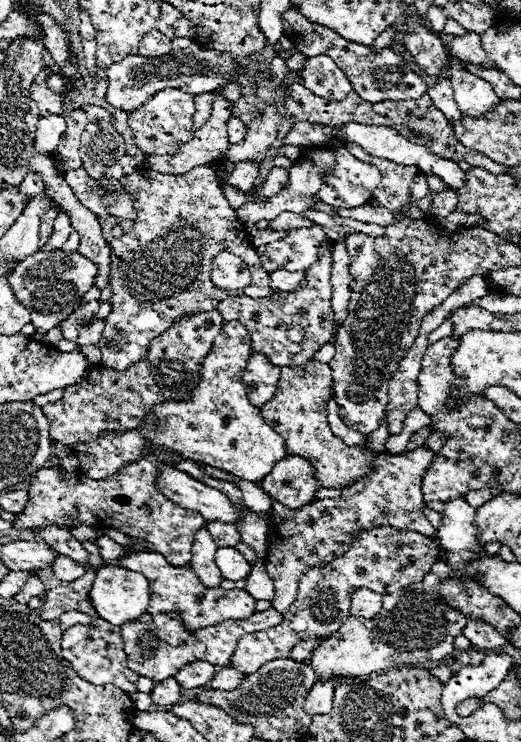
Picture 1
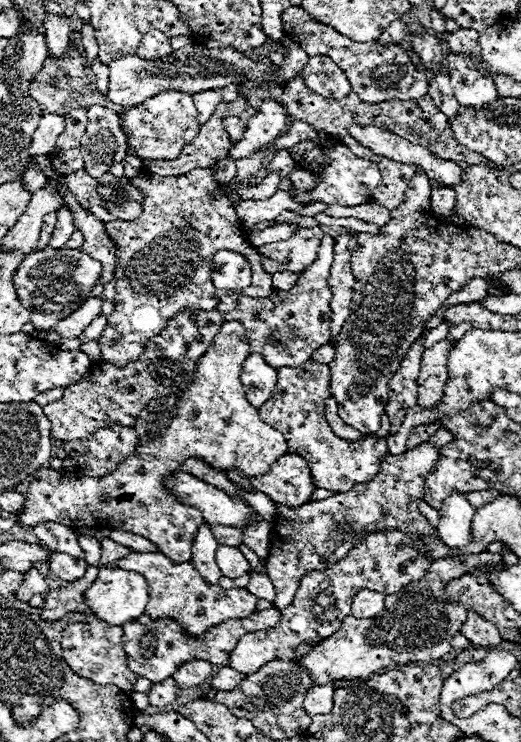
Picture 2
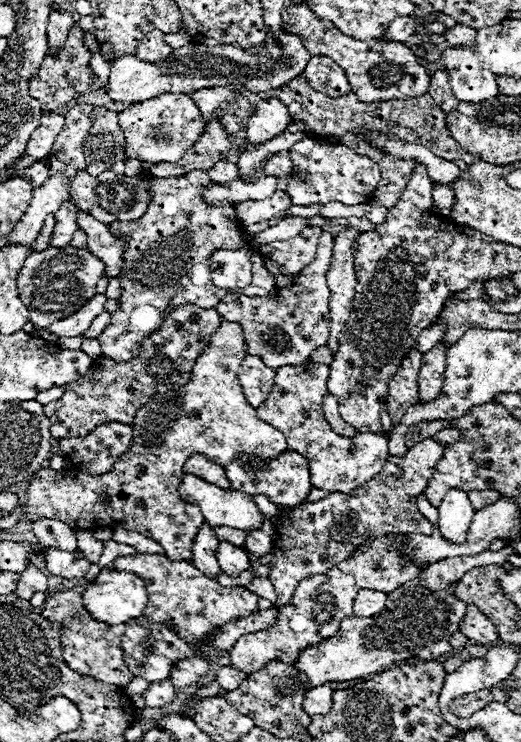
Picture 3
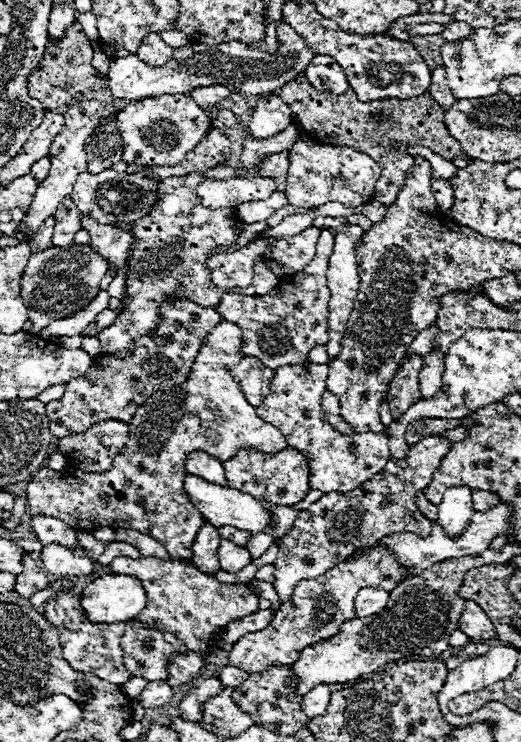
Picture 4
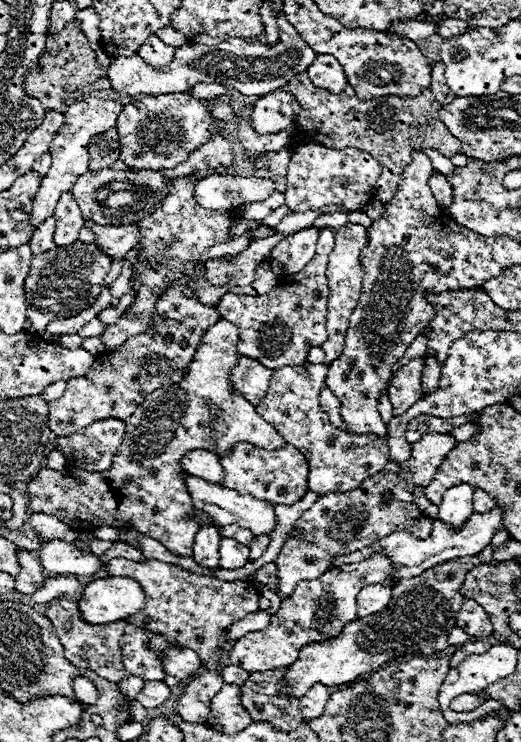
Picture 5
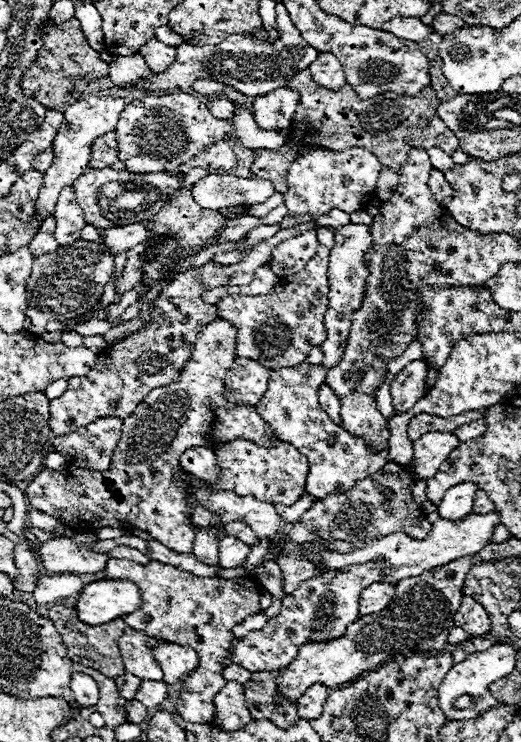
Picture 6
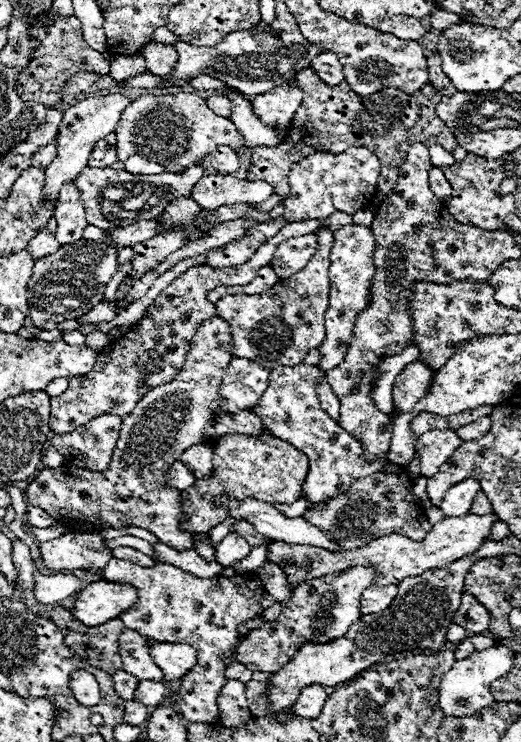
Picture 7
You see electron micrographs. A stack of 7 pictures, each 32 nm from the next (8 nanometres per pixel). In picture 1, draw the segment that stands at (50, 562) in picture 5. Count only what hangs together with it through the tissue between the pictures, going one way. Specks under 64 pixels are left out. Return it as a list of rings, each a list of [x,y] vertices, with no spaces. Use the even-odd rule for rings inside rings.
[[[58,554],[58,556],[54,558],[52,572],[54,572],[54,576],[56,576],[56,578],[60,578],[60,580],[64,580],[64,582],[74,582],[76,578],[84,576],[86,568],[84,568],[82,564],[78,564],[78,562],[70,560],[68,556]]]

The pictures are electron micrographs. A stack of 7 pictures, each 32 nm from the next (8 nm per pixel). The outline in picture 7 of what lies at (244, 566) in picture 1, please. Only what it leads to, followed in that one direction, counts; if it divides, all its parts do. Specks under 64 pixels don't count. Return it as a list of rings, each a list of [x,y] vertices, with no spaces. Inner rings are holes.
[[[230,532],[216,548],[216,558],[224,568],[230,568],[232,564],[240,562],[242,558],[246,558],[250,554],[252,546],[236,532]]]

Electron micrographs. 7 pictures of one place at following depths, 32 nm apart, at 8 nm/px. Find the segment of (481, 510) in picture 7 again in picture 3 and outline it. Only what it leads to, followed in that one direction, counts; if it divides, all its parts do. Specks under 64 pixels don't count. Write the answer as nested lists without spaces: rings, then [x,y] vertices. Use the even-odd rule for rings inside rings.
[[[472,490],[470,492],[470,500],[476,510],[482,510],[482,508],[494,504],[498,498],[500,498],[500,494],[494,490]]]

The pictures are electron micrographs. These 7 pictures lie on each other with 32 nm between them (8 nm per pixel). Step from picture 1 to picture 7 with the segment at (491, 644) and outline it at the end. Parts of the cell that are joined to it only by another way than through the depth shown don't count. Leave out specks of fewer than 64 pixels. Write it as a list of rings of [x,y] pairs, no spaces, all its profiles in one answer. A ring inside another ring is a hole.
[[[462,594],[462,604],[458,608],[458,612],[454,614],[454,622],[460,624],[462,628],[466,628],[470,634],[474,632],[486,632],[490,626],[490,616],[488,610],[470,594]]]

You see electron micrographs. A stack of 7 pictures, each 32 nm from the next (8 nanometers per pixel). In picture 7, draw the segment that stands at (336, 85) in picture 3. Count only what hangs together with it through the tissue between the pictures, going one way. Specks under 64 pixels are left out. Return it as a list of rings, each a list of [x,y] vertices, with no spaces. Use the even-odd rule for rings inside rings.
[[[320,52],[312,62],[310,68],[314,68],[314,72],[318,74],[318,78],[330,86],[336,86],[344,80],[344,72],[342,72],[342,64],[338,62],[338,58],[334,56],[334,52]]]

